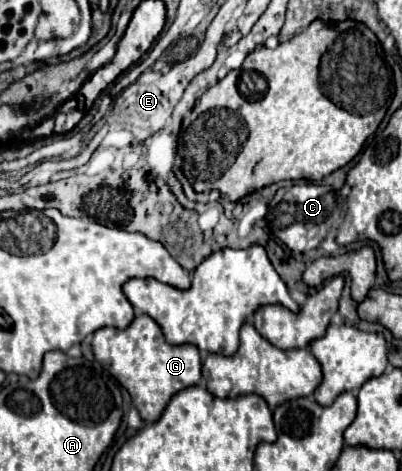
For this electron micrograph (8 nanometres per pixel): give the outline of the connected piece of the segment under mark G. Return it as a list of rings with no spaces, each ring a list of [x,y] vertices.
[[[139,315],[127,329],[101,327],[93,333],[91,343],[95,359],[107,367],[107,371],[131,393],[133,405],[137,407],[143,421],[157,421],[161,409],[169,403],[169,397],[177,389],[201,383],[201,355],[191,343],[171,345],[165,341],[161,327],[149,317]]]

